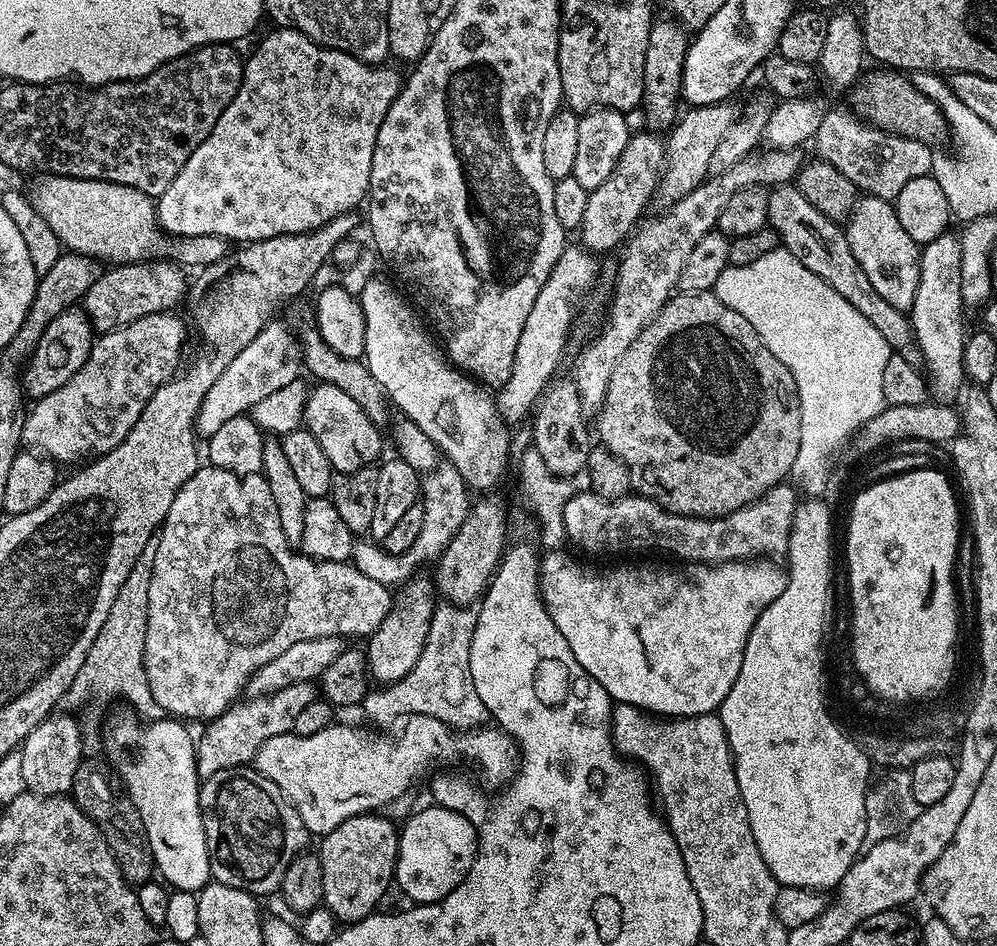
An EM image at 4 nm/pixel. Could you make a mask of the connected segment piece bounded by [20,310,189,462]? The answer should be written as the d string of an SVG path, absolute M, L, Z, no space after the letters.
M168 310L146 314L134 322L119 325L113 332L103 333L93 343L82 370L78 370L78 374L74 374L74 378L70 378L66 386L58 386L58 390L54 390L49 396L39 397L33 403L36 405L27 409L21 441L29 449L43 454L53 462L76 460L92 451L103 454L118 447L138 422L146 402L150 402L152 395L172 379L181 367L184 339L187 338L189 329L186 324L184 329L183 322L172 315L176 314Z

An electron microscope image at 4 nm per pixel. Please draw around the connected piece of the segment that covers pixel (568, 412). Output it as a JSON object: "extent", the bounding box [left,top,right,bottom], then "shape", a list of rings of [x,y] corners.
{"extent":[531,379,594,477],"shape":[[[553,379],[544,390],[531,417],[532,447],[536,448],[546,466],[552,471],[553,477],[576,476],[588,466],[588,455],[593,450],[594,440],[588,437],[589,421],[580,405],[580,395],[575,379]]]}

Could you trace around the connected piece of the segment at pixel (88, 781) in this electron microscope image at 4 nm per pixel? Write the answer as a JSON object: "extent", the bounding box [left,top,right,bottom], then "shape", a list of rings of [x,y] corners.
{"extent":[70,759,154,886],"shape":[[[85,759],[80,763],[74,774],[70,796],[98,826],[98,830],[106,838],[106,842],[129,884],[139,886],[149,883],[154,876],[154,861],[150,842],[146,838],[146,826],[138,814],[134,801],[126,794],[120,793],[119,796],[108,785],[108,780],[104,777],[98,761]]]}

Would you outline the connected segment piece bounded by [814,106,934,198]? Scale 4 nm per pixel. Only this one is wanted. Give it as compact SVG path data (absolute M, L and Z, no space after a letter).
M851 107L832 108L820 117L820 125L814 137L814 146L822 146L822 153L826 152L826 160L830 166L838 166L838 171L846 174L850 182L861 193L869 196L895 198L902 186L910 182L910 178L922 178L932 170L933 149L927 143L916 140L914 137L897 136L892 132L885 132L868 120L861 118Z

